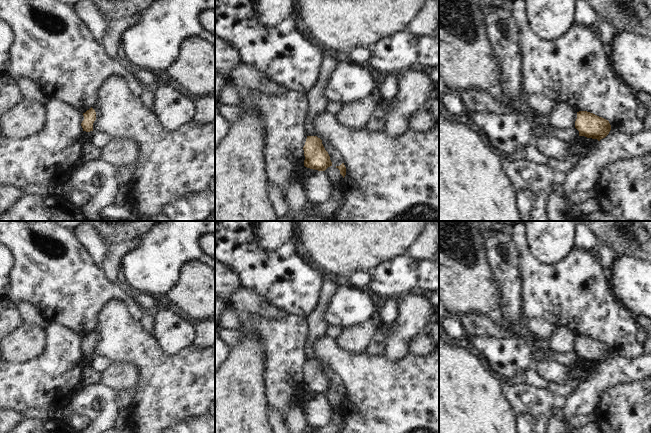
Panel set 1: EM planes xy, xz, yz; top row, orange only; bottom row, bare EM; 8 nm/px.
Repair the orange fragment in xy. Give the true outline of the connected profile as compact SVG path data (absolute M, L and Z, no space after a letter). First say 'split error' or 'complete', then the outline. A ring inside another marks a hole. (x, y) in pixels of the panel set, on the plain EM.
complete | M91 331L85 337L83 337L83 340L84 340L84 344L81 347L83 355L86 355L86 356L93 355L93 347L96 344L95 334Z

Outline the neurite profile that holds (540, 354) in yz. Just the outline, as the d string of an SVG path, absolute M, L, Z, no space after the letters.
M540 343L533 346L531 359L534 365L556 361L570 369L576 369L579 364L579 355L576 352L559 353L551 348L542 347Z

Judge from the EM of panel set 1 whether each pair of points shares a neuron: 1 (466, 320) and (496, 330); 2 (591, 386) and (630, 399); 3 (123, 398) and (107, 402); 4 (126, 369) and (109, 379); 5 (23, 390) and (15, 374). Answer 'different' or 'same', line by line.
1: same
2: different
3: different
4: same
5: same

